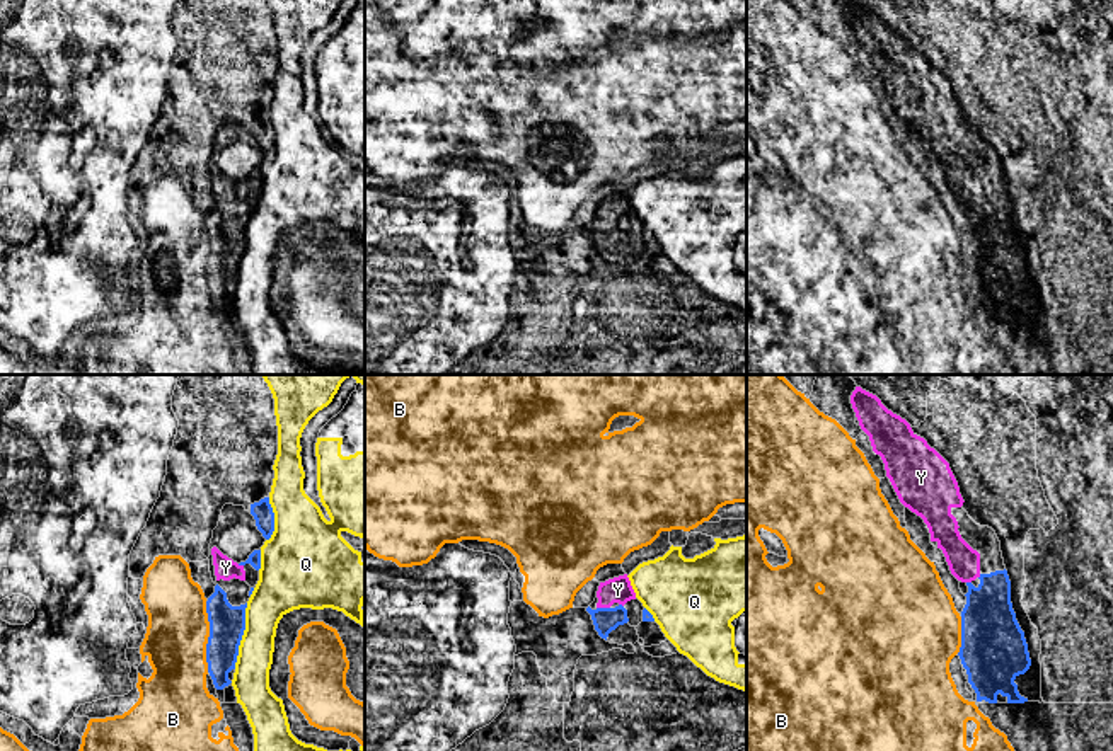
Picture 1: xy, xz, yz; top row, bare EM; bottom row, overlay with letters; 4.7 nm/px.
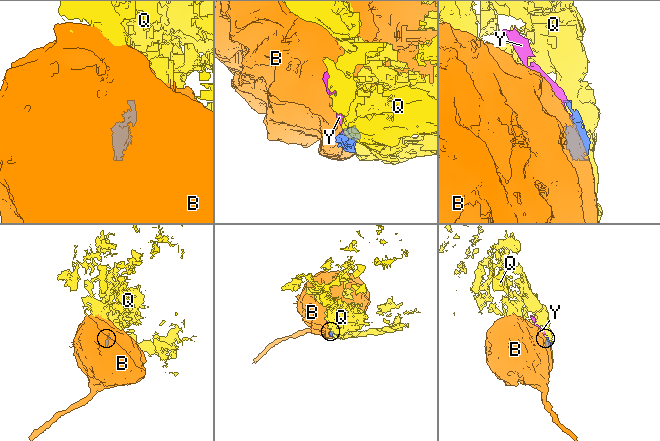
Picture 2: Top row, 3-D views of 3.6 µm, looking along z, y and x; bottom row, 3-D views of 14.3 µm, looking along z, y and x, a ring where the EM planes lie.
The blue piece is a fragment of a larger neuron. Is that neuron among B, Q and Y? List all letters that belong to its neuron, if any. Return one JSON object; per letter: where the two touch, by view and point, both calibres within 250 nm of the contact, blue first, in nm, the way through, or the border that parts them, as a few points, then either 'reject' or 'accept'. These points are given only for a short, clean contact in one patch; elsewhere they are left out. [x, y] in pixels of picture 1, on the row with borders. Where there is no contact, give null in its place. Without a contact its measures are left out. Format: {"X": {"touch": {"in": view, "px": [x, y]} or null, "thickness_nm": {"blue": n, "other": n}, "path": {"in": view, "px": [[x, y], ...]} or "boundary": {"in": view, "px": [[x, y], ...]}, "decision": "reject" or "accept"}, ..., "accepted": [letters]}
{"B": {"touch": {"in": "xy", "px": [208, 637]}, "thickness_nm": {"blue": 170, "other": 300}, "decision": "reject"}, "Q": {"touch": {"in": "xy", "px": [242, 634]}, "thickness_nm": {"blue": 170, "other": 220}, "decision": "reject"}, "Y": {"touch": {"in": "xz", "px": [604, 608]}, "thickness_nm": {"blue": 120, "other": 120}, "decision": "accept"}, "accepted": ["Y"]}

